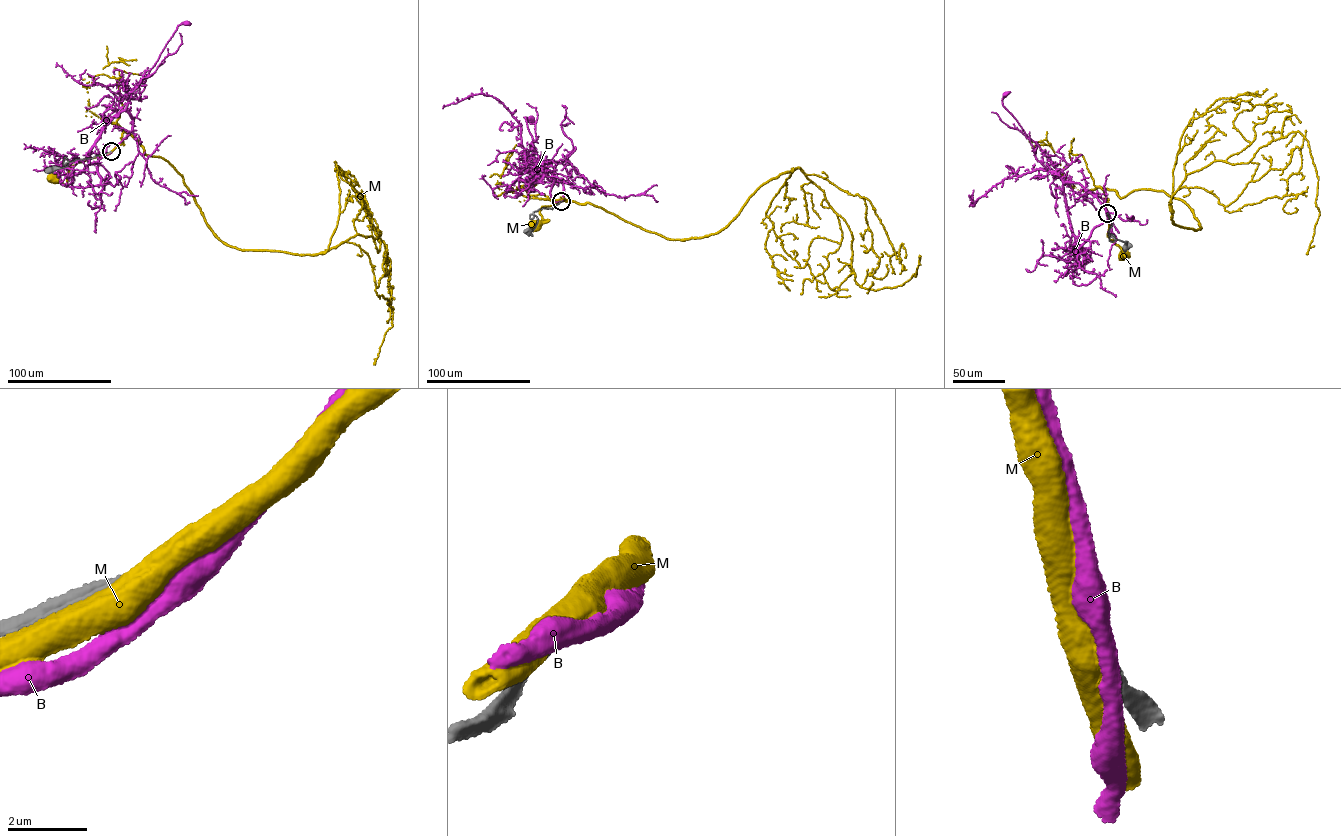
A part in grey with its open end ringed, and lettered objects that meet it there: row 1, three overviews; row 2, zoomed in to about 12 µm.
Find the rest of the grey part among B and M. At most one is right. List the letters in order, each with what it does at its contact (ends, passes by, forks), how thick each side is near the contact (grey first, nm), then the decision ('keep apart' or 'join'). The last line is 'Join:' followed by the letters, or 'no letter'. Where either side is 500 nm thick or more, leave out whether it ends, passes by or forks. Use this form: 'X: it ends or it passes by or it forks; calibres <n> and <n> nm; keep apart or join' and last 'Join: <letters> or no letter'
B: it passes by; calibres 400 and 480 nm; keep apart
M: calibres 300 and 550 nm; keep apart
Join: no letter

